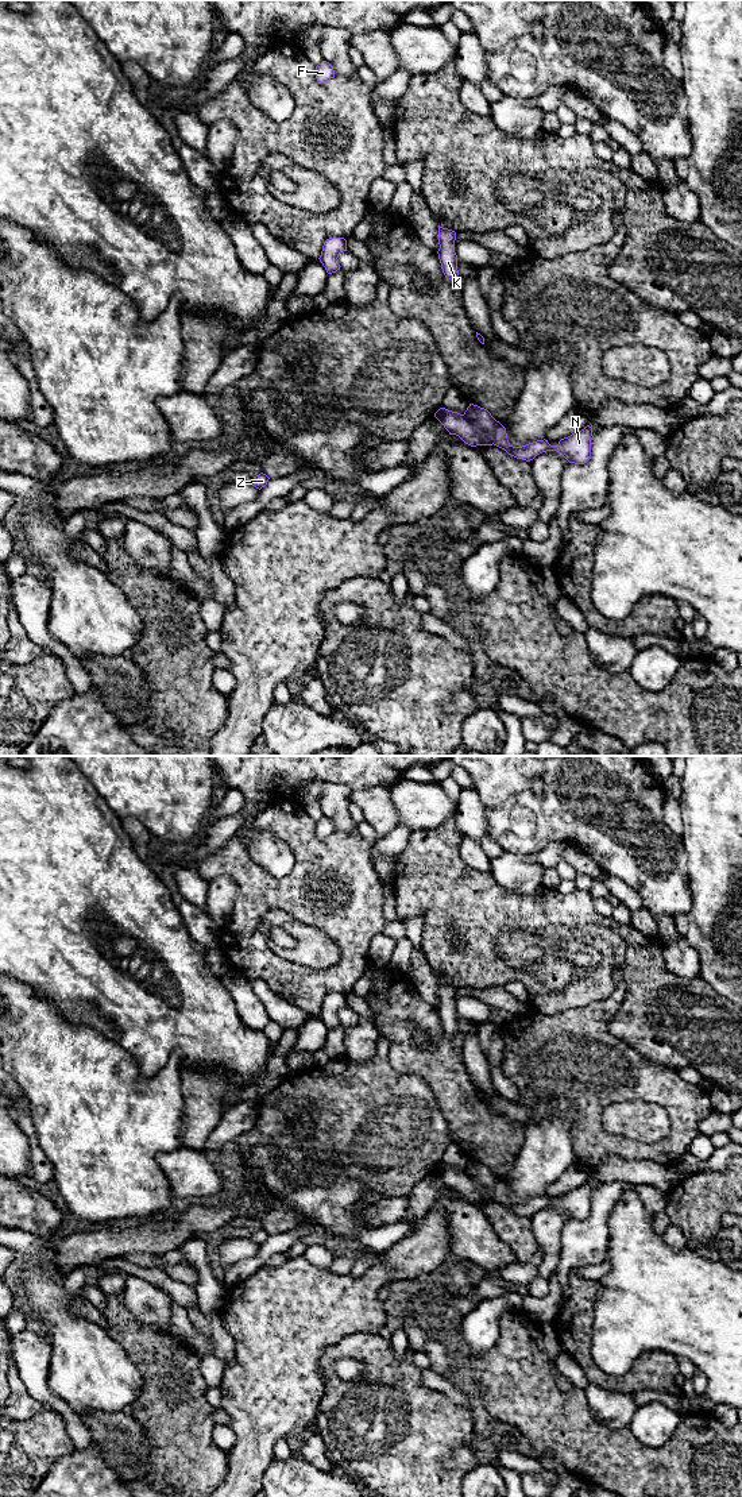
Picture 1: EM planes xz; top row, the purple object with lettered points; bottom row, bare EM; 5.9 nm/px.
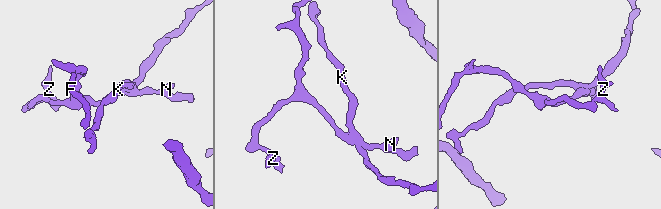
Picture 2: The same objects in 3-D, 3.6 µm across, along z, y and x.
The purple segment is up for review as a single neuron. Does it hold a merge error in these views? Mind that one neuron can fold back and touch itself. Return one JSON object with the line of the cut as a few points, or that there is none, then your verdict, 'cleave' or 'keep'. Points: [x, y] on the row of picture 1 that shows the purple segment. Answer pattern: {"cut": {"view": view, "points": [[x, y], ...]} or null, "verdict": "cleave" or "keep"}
{"cut": {"view": "xz", "points": [[463, 415], [476, 427], [483, 438], [483, 444]]}, "verdict": "cleave"}

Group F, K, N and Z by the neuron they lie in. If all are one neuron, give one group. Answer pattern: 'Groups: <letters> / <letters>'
Groups: F N Z / K

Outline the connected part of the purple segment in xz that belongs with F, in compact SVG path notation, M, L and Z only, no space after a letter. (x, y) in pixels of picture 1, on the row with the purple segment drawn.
M322 61L316 66L316 78L318 82L324 84L333 77L335 77L335 70L329 62Z

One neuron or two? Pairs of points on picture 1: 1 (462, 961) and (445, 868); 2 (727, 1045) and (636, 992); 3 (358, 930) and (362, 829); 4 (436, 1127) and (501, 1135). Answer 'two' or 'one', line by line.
1: one
2: one
3: two
4: two

